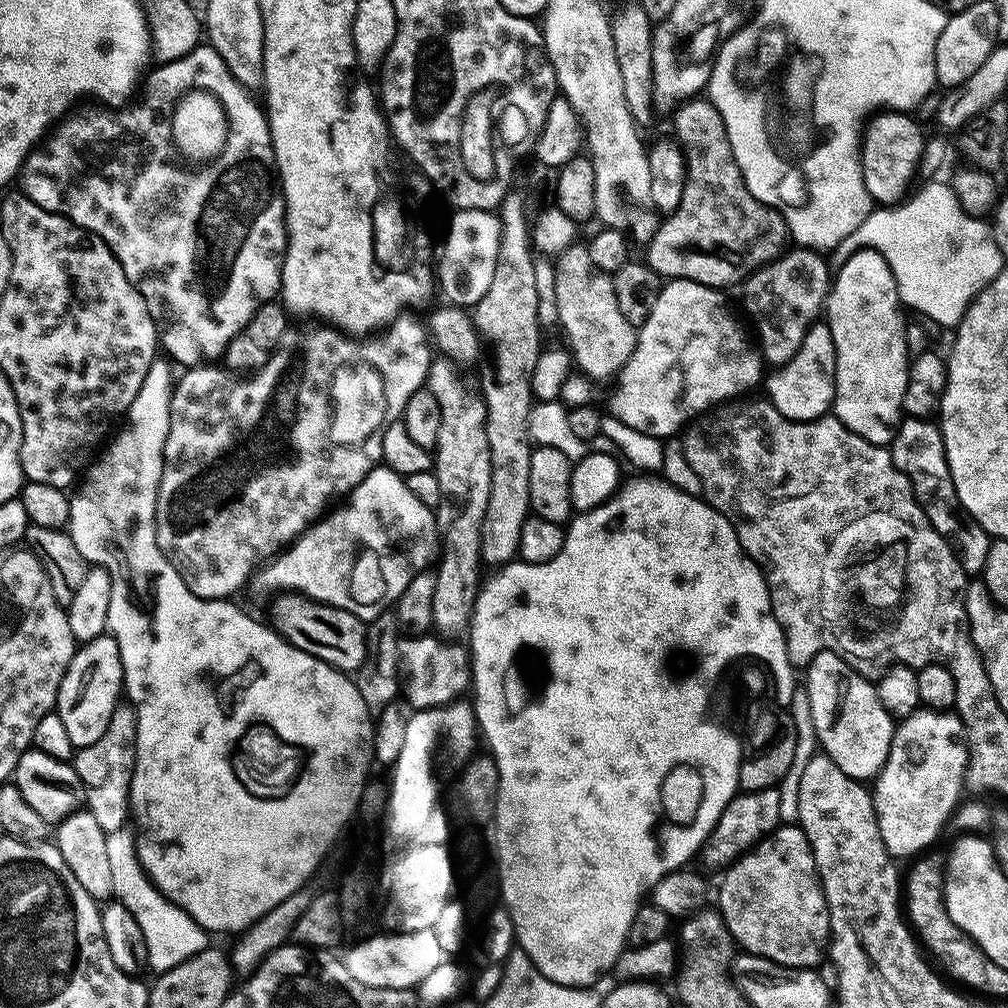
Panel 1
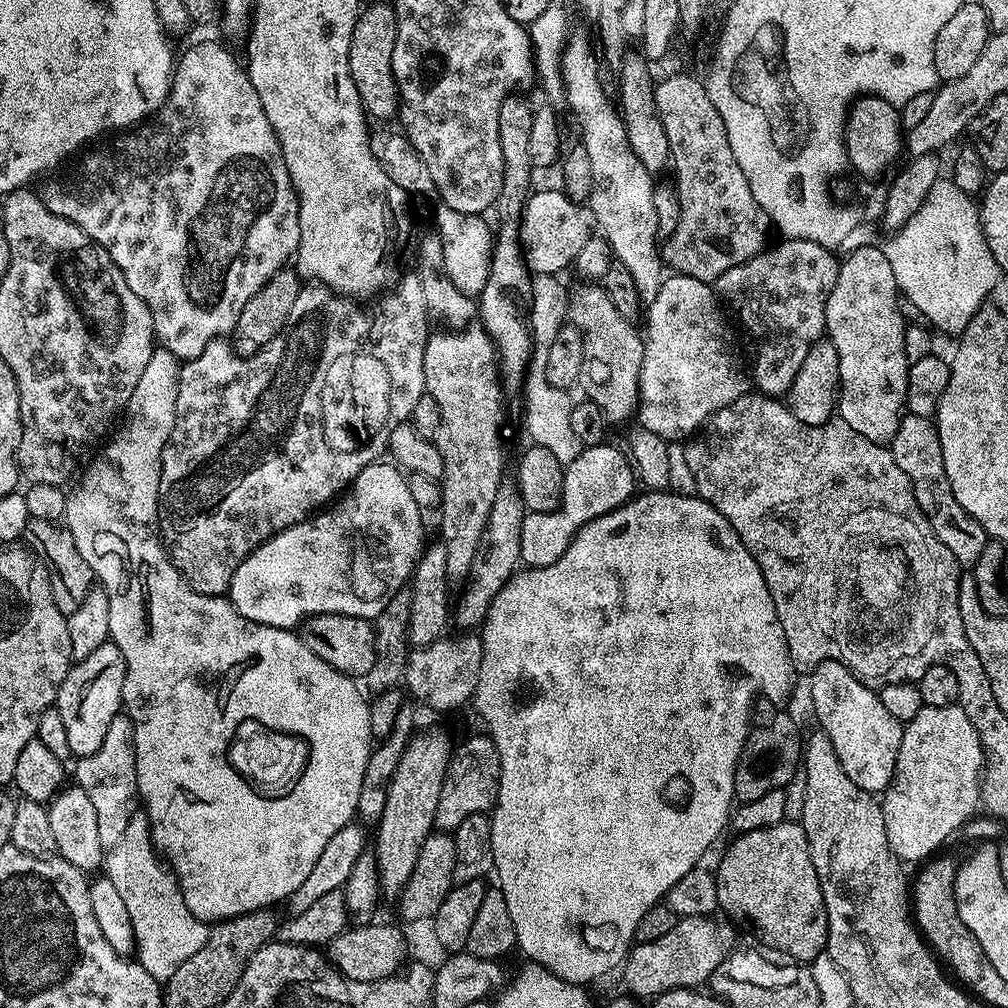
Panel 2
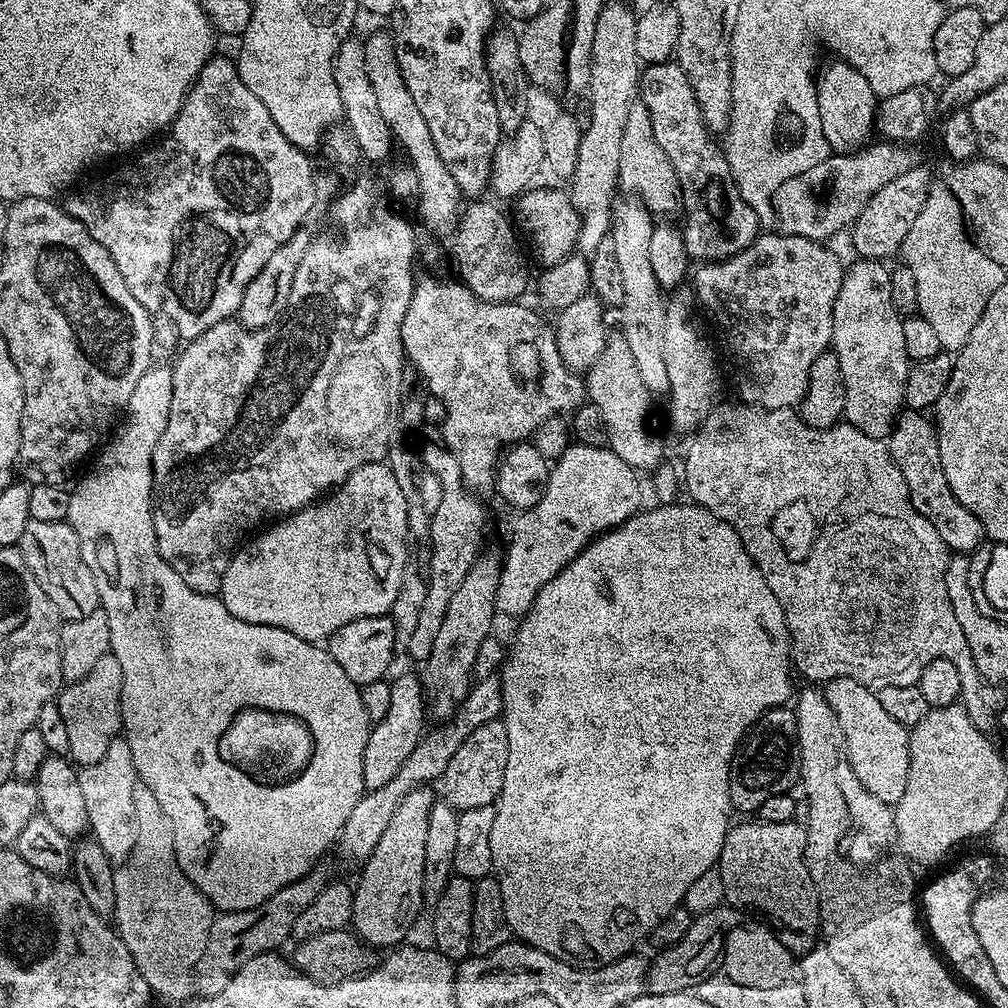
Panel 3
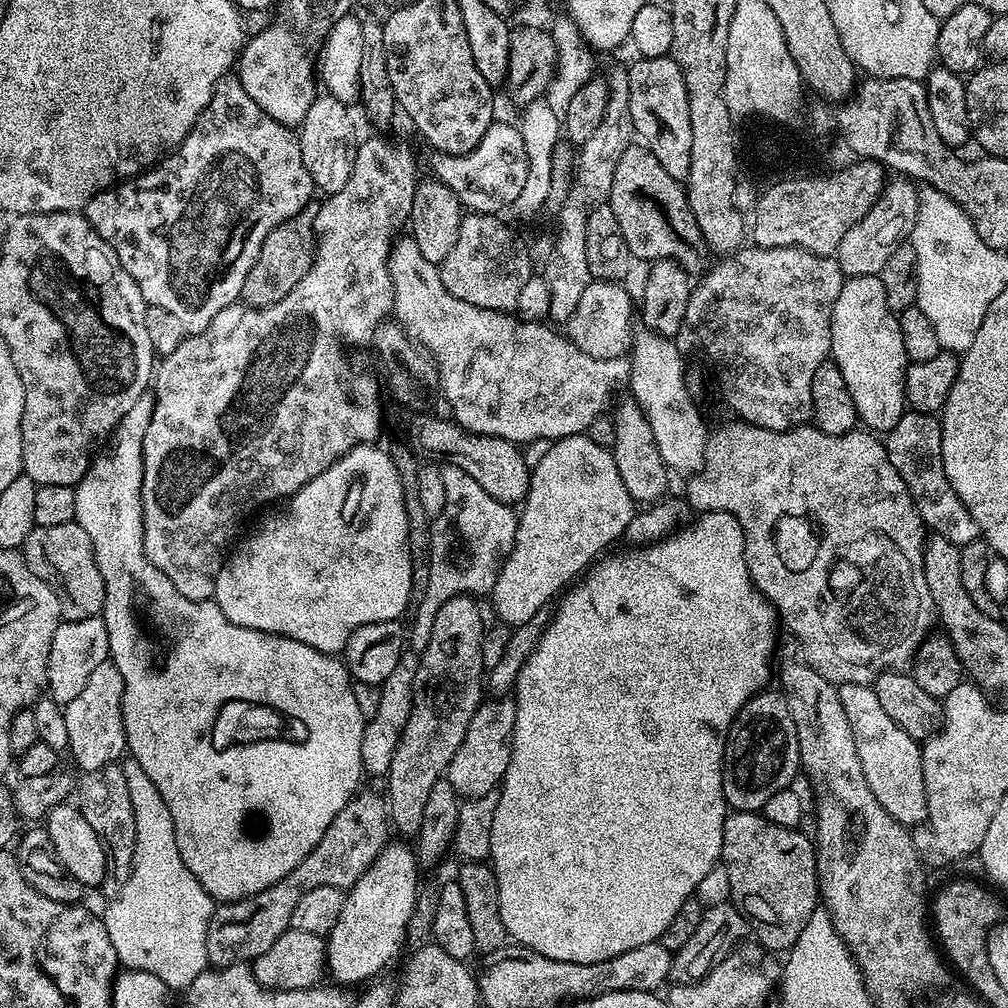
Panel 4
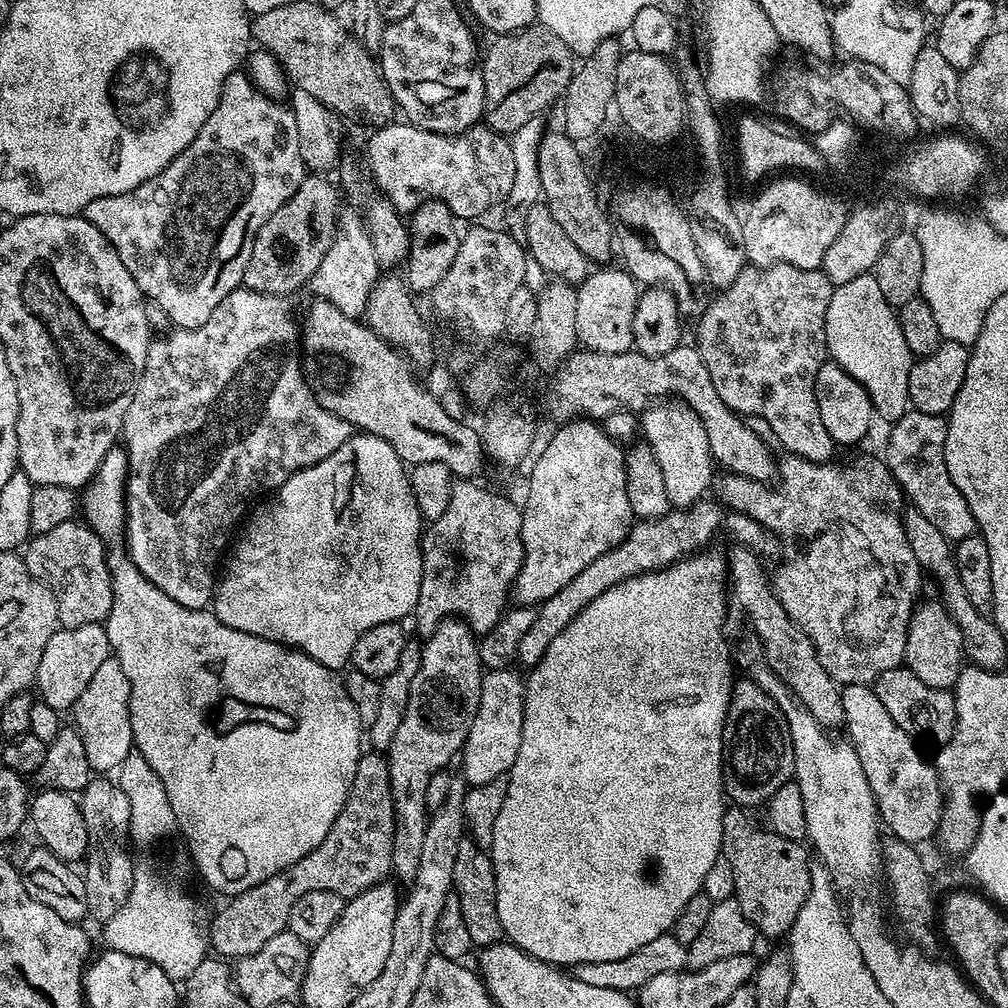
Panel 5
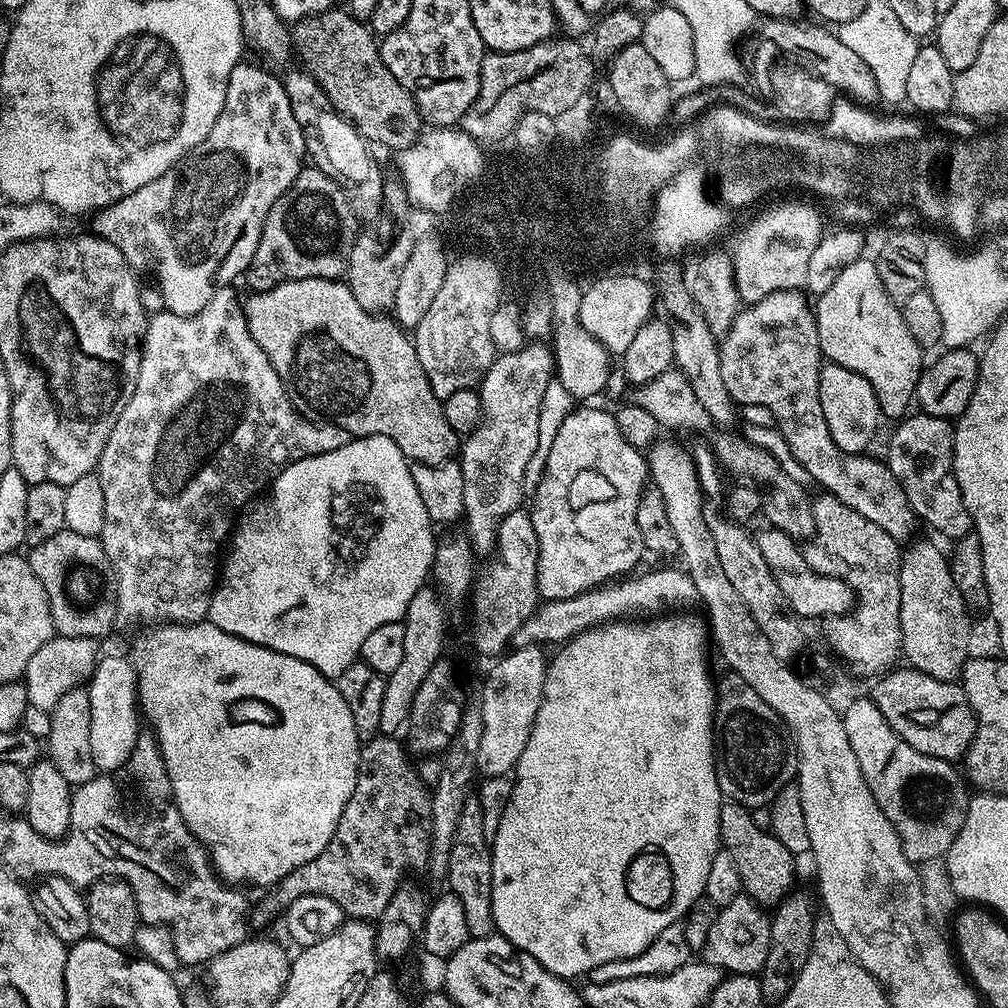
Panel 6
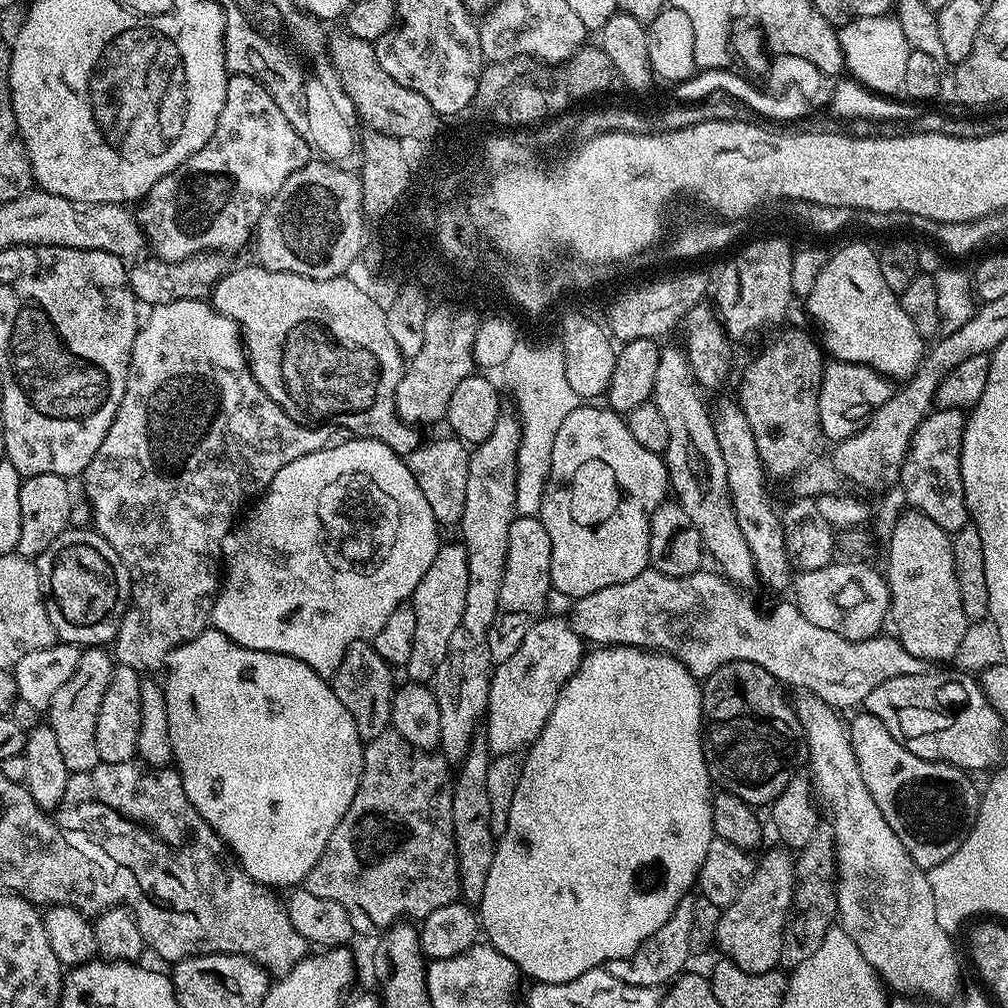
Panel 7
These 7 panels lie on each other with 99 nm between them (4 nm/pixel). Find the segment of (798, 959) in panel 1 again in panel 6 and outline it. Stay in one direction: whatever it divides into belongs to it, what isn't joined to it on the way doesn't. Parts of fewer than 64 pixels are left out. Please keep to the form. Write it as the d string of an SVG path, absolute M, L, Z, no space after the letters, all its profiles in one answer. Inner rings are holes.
M721 803L718 814L720 844L723 851L734 858L734 866L738 866L740 886L746 895L761 906L775 906L793 891L797 857L786 850L786 846L782 846L782 842L778 842L778 838L774 838L767 827L761 824L760 828L759 822L752 816L755 815L742 804Z

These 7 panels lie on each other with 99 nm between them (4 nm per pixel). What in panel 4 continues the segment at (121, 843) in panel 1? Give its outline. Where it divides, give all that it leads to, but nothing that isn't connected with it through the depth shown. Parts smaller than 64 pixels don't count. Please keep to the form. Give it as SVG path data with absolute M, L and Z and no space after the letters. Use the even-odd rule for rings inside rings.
M125 759L122 767L126 774L126 790L130 790L130 806L134 806L136 845L128 880L120 886L119 892L115 893L113 900L116 901L109 906L108 913L102 916L102 923L108 931L117 959L125 969L154 974L164 983L165 989L187 990L194 978L198 978L198 974L202 974L209 967L206 930L214 911L214 901L200 885L198 878L190 874L186 862L182 862L182 854L178 850L174 834L174 818L170 818L170 810L166 807L166 802L162 802L158 786L150 782L146 770L142 770L136 760Z

